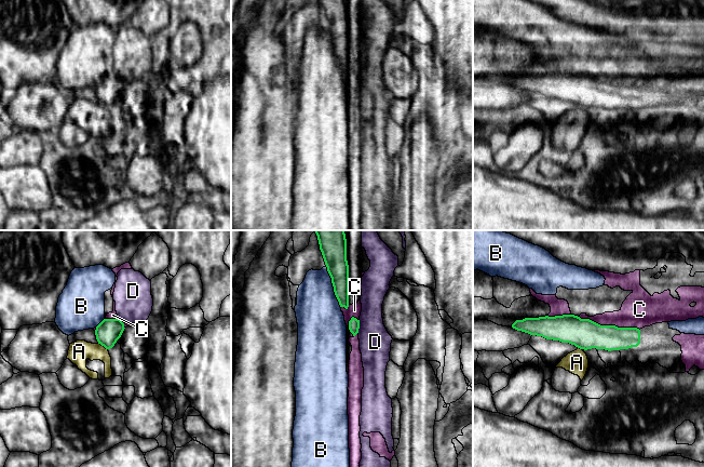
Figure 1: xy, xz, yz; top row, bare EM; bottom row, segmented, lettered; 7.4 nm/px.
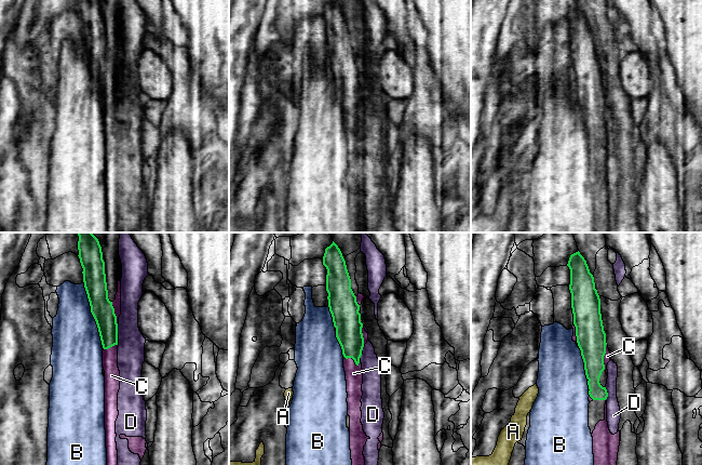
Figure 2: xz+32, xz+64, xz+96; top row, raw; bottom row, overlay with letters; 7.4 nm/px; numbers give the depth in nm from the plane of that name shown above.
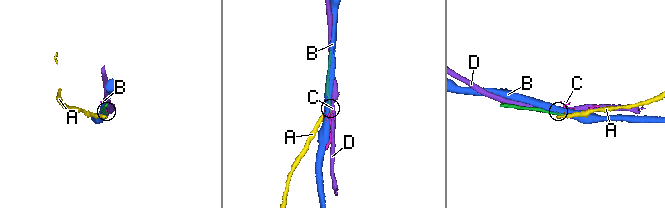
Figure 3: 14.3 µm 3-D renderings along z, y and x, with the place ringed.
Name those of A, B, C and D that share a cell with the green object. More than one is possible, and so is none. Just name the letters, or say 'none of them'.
C

